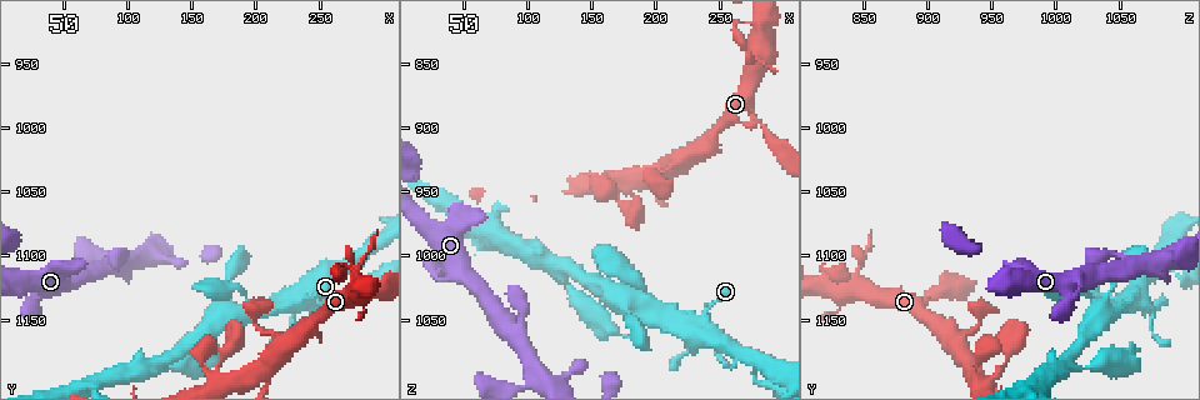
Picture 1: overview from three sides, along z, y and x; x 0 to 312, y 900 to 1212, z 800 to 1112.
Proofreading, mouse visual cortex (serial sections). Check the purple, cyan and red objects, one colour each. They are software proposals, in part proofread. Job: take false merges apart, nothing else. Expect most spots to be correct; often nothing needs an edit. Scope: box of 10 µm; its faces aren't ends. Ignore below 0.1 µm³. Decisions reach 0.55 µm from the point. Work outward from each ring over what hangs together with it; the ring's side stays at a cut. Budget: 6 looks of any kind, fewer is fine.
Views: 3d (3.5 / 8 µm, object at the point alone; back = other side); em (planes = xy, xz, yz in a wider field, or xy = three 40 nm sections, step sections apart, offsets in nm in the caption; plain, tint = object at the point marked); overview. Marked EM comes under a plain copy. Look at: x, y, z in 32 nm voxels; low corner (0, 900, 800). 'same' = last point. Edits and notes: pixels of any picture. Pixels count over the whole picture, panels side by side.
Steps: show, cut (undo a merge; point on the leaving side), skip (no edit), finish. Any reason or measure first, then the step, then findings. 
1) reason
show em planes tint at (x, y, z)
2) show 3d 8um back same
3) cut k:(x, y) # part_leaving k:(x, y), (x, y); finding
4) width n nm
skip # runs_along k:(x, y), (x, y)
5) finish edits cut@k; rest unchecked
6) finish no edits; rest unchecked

sharp bend
show 3d 3.5um back at (86, 1104, 1062)

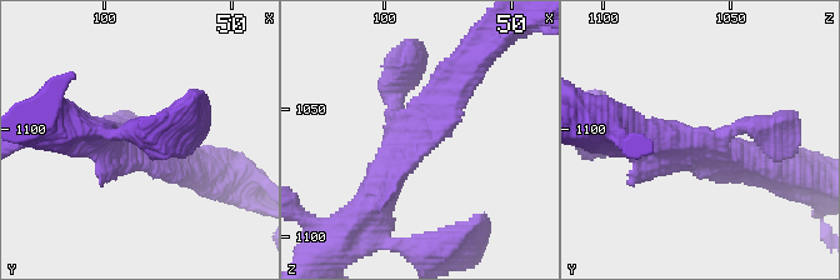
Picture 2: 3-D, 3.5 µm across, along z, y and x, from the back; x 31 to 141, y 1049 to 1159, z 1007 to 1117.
arms 3; arm_widths 250, 450, 500 nm; need the tissue
show em planes tint at (88, 1106, 1061)

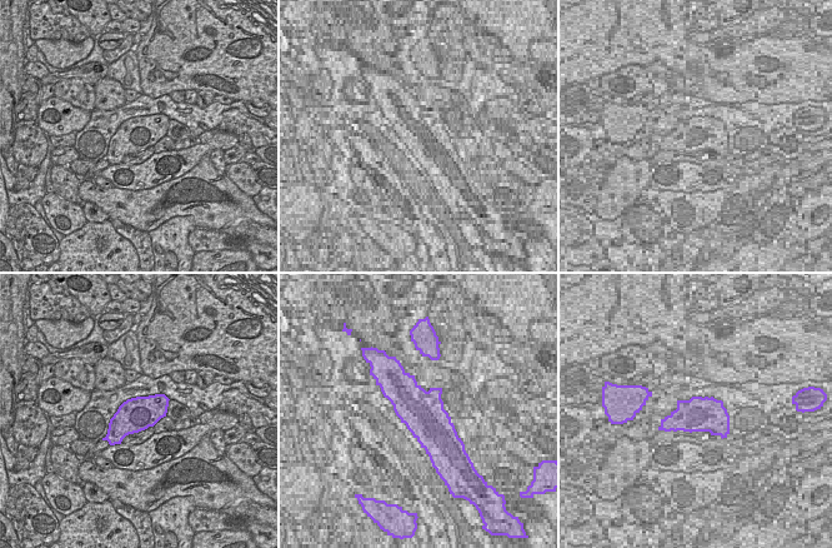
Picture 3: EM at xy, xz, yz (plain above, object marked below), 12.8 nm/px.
skip # runs_along 2:(461, 75), (396, 159), (373, 203); one cell here

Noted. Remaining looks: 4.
thin neck
show 3d 3.5um at (192, 1148, 1038)

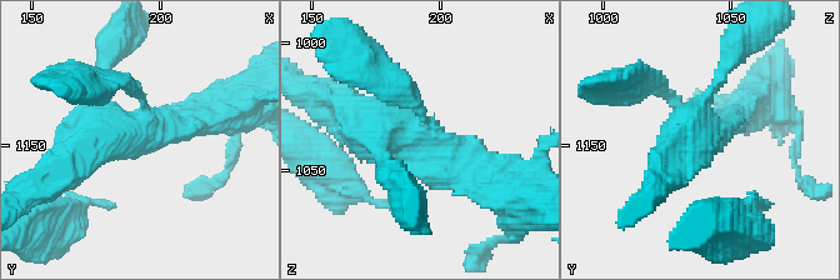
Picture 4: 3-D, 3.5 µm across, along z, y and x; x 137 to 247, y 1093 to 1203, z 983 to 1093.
arms 4; arm_widths 200, 200, 350, 600 nm; shape alone is not enough
show em xy step 5 tint at (192, 1145, 1038)

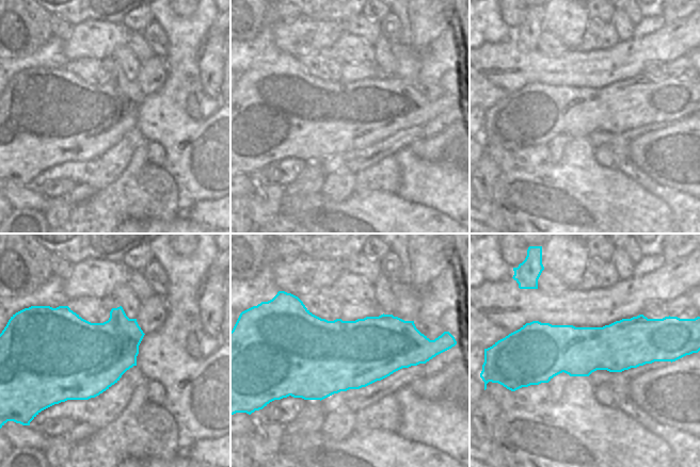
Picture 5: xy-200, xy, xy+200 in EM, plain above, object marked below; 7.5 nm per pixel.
skip # runs_along 4:(490, 171), (349, 108); continuous, no second cell

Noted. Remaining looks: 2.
side arm on a straight run
show 3d 3.5um at (204, 1188, 934)

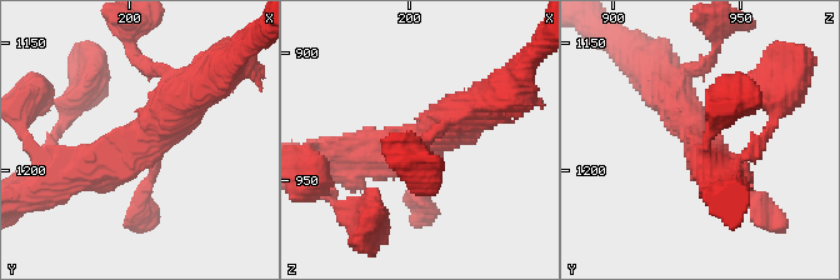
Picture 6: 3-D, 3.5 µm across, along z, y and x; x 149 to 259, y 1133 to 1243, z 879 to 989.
arms 3; arm_widths 150, 500, 500 nm
show em xy step 3 tint at (207, 1187, 933)

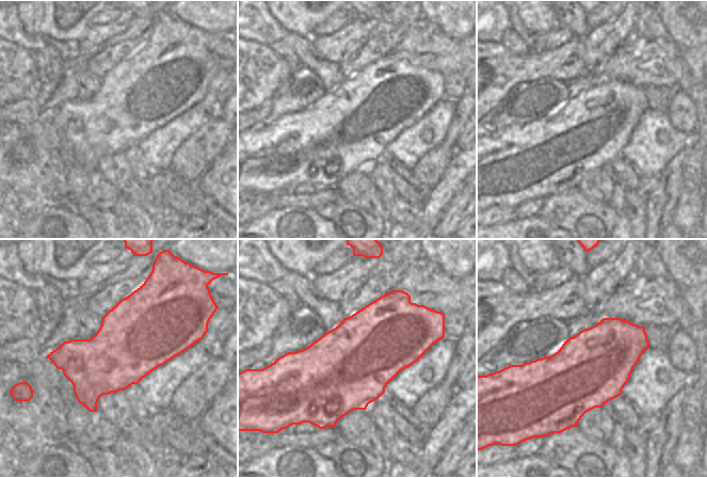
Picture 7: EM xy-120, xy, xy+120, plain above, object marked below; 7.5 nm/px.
skip # runs_along 6:(203, 84), (130, 153), (73, 173); continuous, no second cell

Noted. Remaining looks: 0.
finish no edits; rest unchecked

